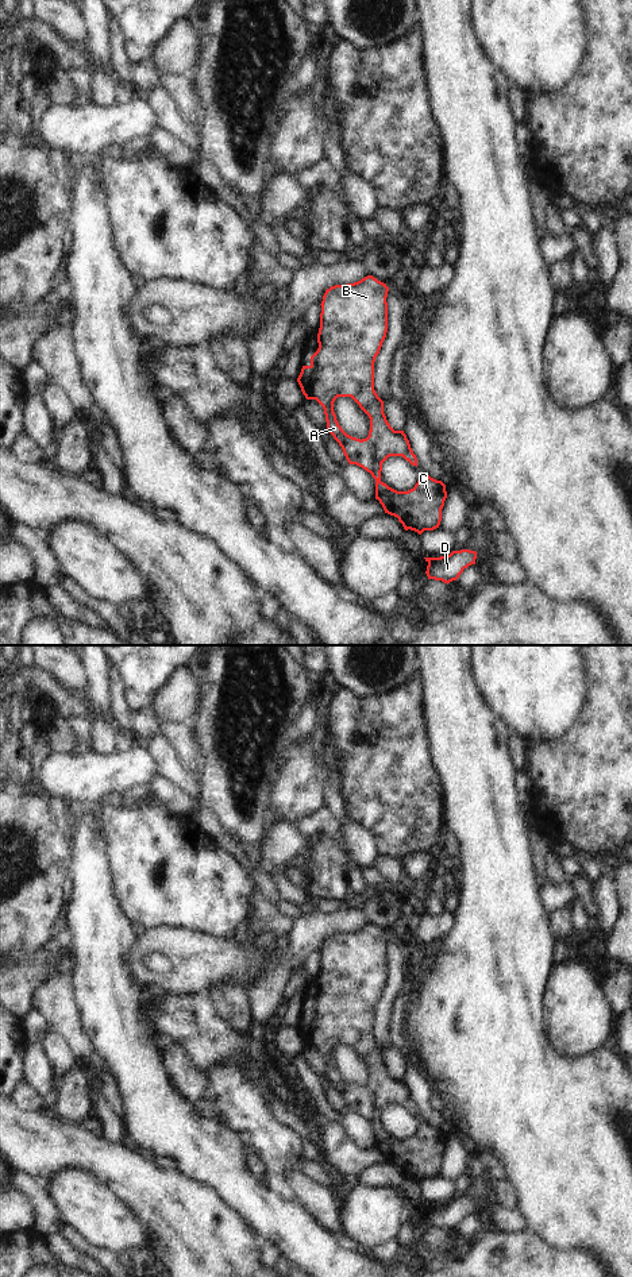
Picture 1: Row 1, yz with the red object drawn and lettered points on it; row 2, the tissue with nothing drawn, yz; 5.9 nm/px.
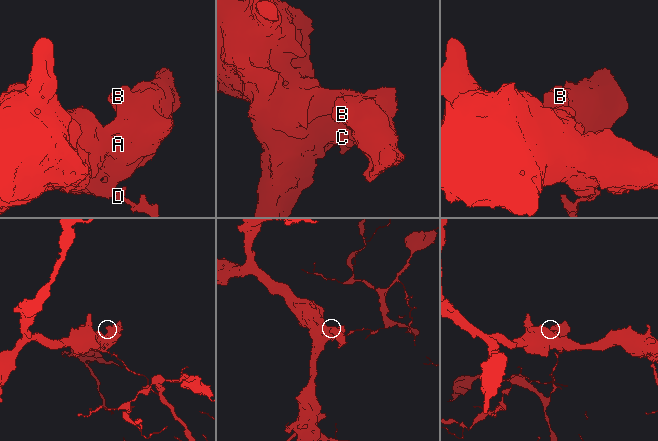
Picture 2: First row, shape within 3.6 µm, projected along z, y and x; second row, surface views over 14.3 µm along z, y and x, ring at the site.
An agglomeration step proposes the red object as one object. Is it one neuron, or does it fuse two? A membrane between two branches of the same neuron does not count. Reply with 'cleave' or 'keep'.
cleave

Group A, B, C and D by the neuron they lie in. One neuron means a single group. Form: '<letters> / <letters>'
A B C / D

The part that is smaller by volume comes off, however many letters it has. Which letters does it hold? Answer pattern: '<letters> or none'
D

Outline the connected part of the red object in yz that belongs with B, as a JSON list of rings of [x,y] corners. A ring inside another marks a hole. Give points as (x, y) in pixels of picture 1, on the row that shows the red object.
[[[373,275],[327,289],[320,304],[319,348],[311,356],[311,364],[302,366],[297,382],[307,400],[316,400],[323,406],[327,429],[342,447],[347,462],[362,467],[375,479],[375,499],[385,513],[397,517],[405,531],[411,529],[421,535],[440,525],[442,509],[447,498],[446,485],[421,474],[413,489],[397,491],[381,481],[382,463],[389,456],[402,456],[417,467],[417,458],[406,435],[390,427],[384,413],[384,401],[374,390],[374,362],[388,332],[388,292],[386,283]],[[338,397],[351,397],[369,416],[370,431],[366,439],[352,437],[342,429],[334,412]]]

